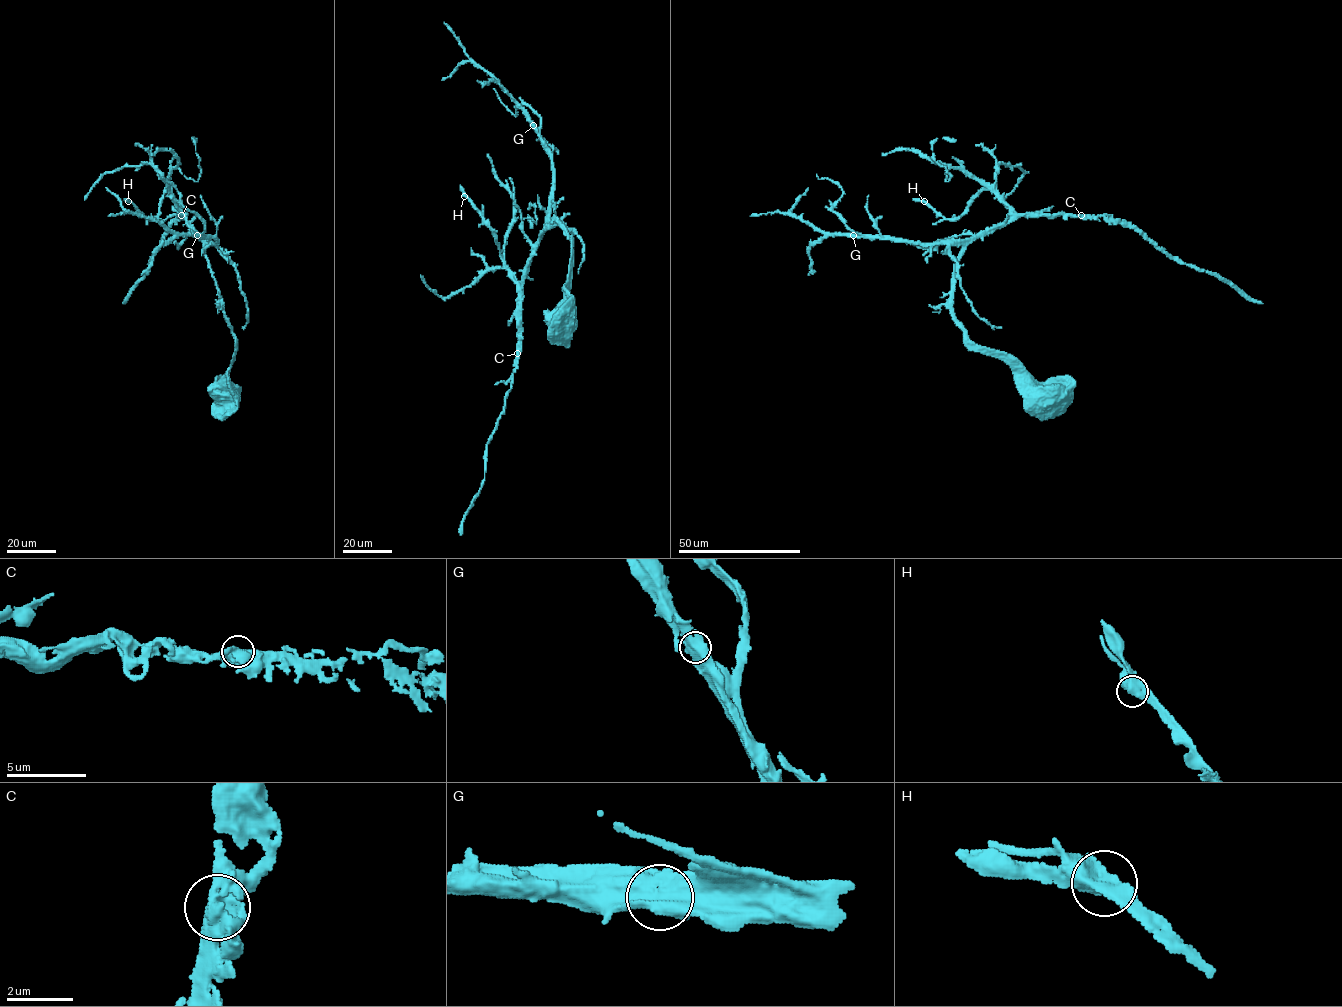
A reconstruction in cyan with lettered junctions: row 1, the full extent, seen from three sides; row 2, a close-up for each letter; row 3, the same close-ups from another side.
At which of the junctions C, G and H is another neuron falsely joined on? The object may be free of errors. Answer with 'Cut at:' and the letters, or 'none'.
Cut at: none

